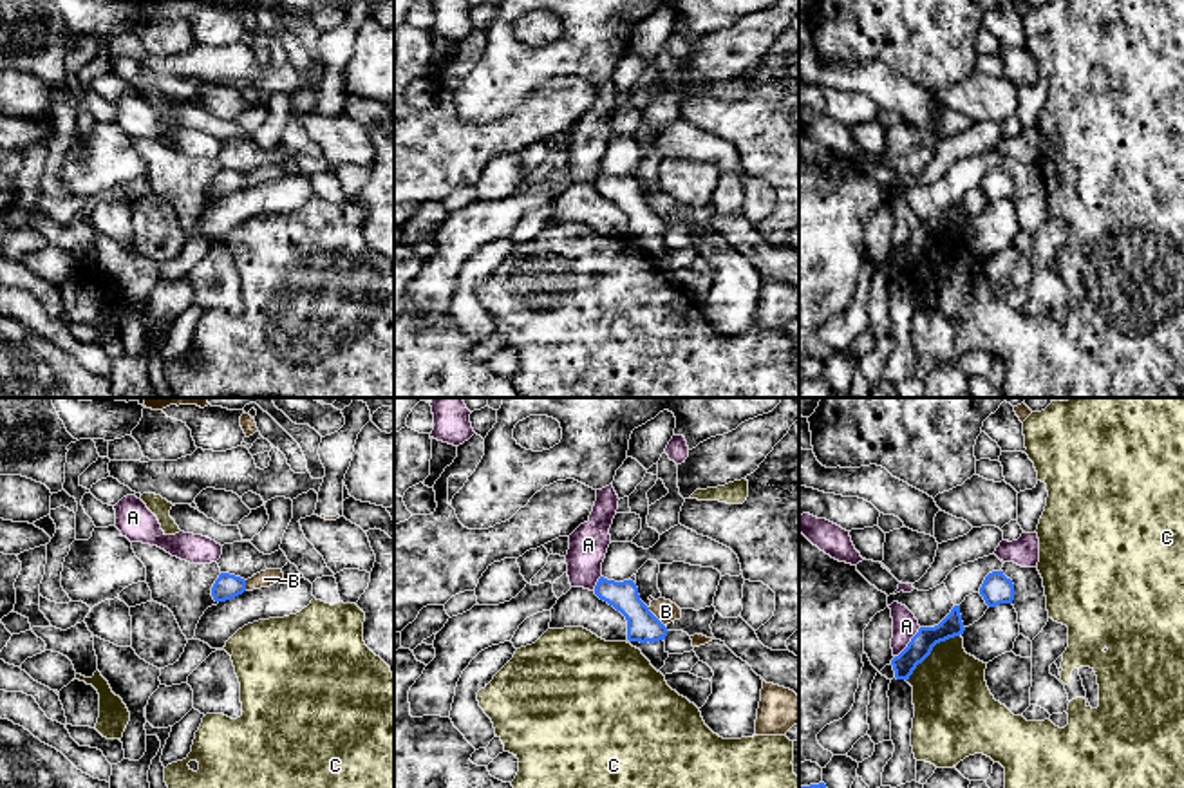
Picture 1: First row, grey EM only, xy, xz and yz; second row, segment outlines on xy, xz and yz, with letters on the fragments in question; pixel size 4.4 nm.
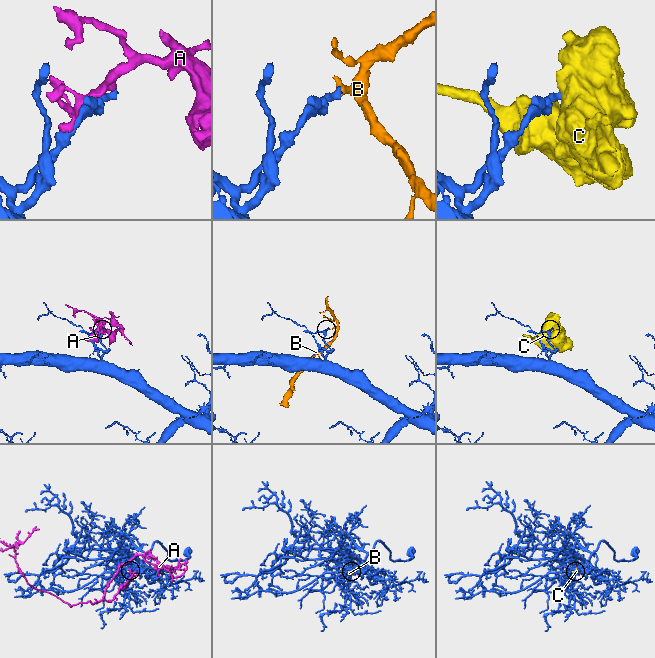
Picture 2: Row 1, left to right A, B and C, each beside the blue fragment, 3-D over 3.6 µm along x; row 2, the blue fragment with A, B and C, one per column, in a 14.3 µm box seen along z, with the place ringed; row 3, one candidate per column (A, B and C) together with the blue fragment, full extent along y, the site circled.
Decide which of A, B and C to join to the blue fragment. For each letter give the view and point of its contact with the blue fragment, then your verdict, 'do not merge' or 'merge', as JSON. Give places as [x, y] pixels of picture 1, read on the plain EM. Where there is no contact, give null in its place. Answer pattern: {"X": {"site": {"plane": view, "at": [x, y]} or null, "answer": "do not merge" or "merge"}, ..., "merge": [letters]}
{"A": {"site": {"plane": "yz", "at": [910, 237]}, "answer": "do not merge"}, "B": {"site": {"plane": "xz", "at": [655, 212]}, "answer": "do not merge"}, "C": {"site": {"plane": "yz", "at": [931, 244]}, "answer": "do not merge"}, "merge": []}

